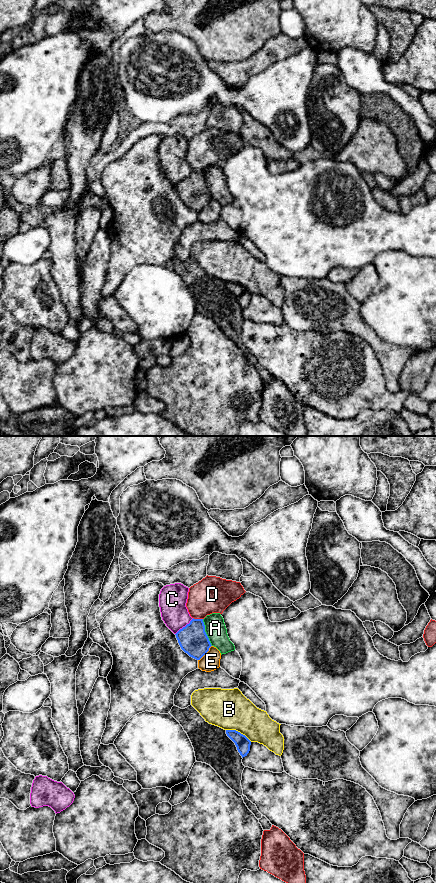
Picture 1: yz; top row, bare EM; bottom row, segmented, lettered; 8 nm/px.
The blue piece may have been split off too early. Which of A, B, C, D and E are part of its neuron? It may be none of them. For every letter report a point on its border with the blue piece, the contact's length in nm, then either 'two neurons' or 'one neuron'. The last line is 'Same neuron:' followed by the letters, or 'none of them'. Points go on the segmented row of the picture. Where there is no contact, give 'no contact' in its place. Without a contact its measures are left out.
A: yz (205, 632) | 240 nm | two neurons
B: yz (239, 732) | 220 nm | two neurons
C: yz (185, 626) | 200 nm | one neuron
D: yz (198, 619) | 80 nm | two neurons
E: yz (206, 653) | 170 nm | two neurons
Same neuron: C

